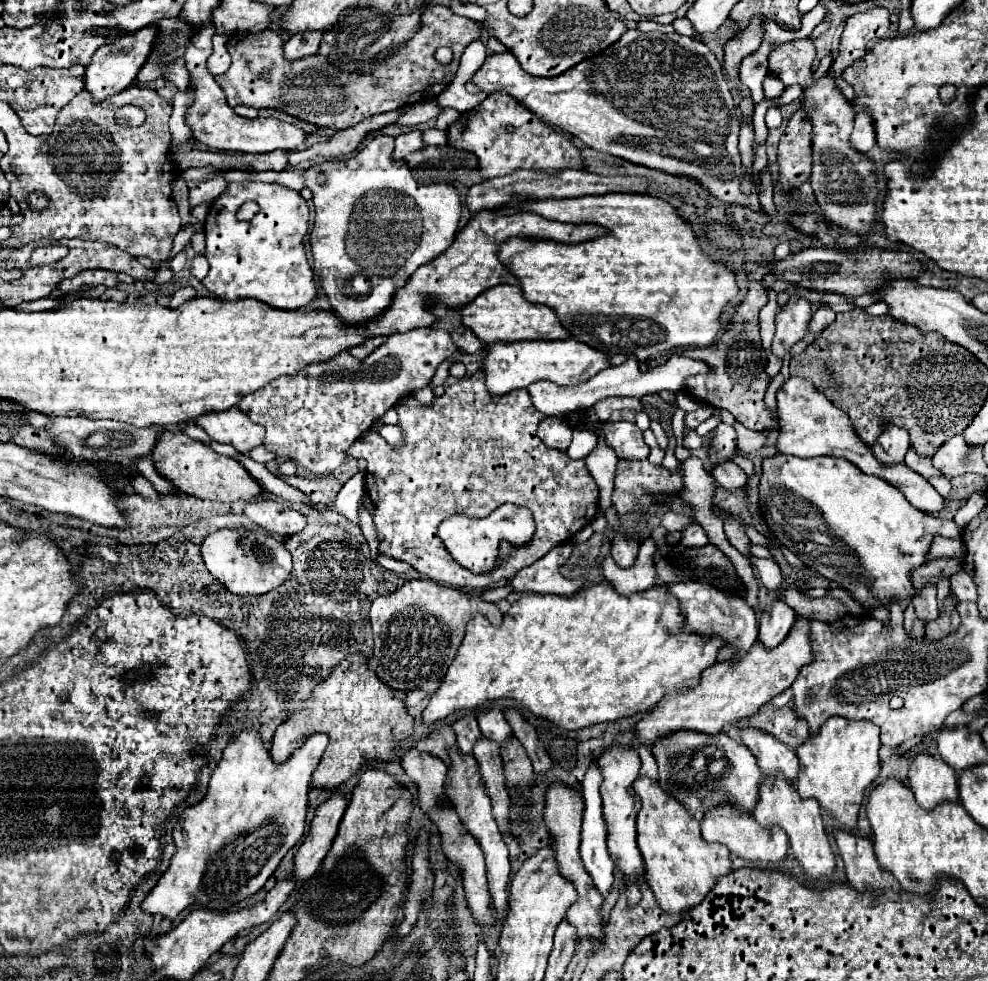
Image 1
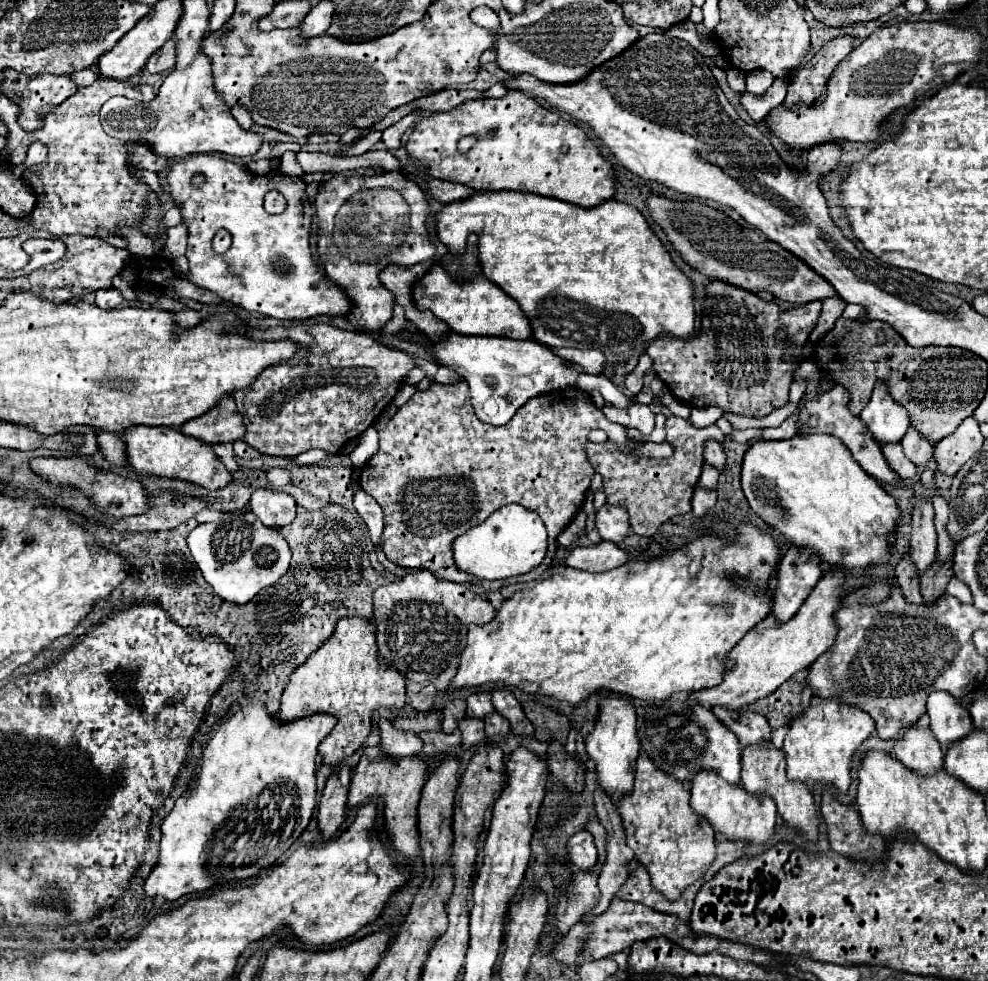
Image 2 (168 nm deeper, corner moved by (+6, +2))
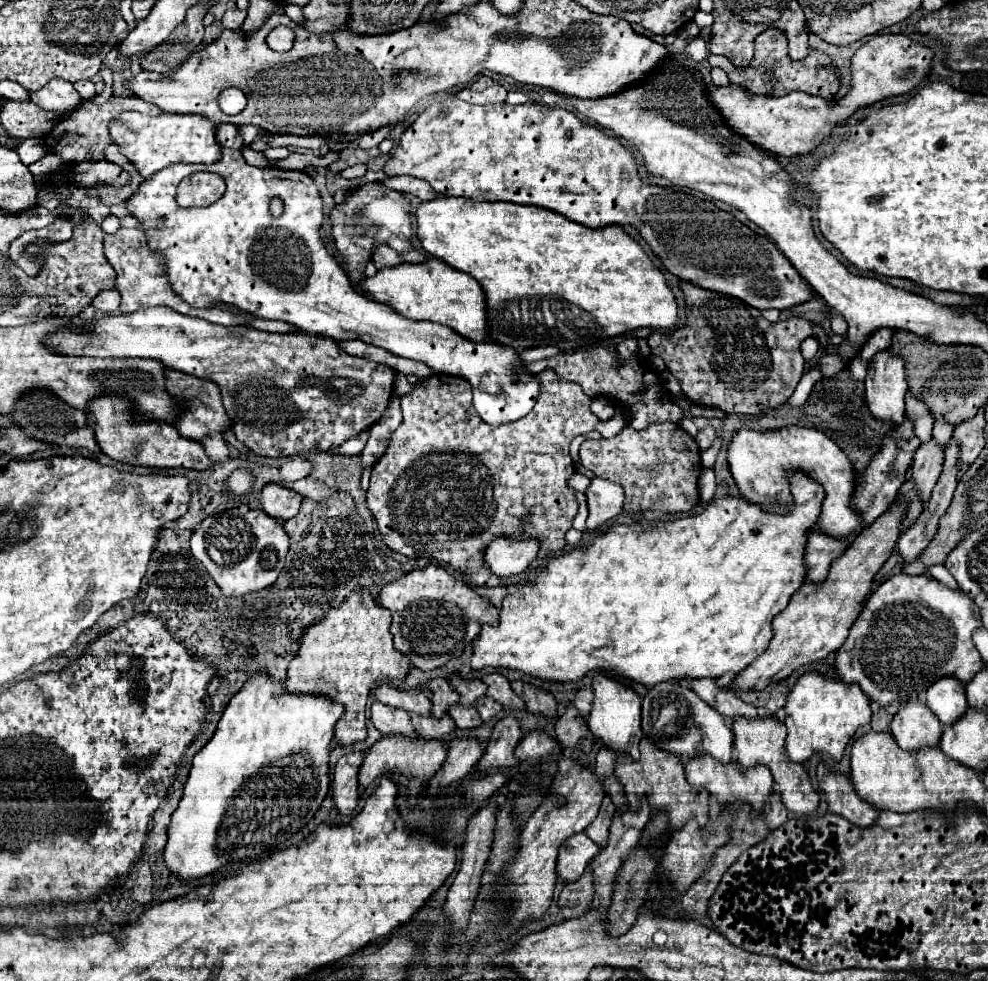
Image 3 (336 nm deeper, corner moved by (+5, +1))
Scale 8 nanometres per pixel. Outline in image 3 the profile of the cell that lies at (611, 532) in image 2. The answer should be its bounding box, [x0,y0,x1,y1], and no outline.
[585,479,625,531]

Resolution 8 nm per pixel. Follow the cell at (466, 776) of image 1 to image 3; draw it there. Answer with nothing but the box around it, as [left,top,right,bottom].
[411,715,457,739]

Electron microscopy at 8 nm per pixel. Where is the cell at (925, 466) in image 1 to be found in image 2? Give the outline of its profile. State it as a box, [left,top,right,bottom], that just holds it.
[900,428,932,466]

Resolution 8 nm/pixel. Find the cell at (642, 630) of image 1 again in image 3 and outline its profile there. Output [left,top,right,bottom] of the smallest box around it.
[471,473,825,687]

